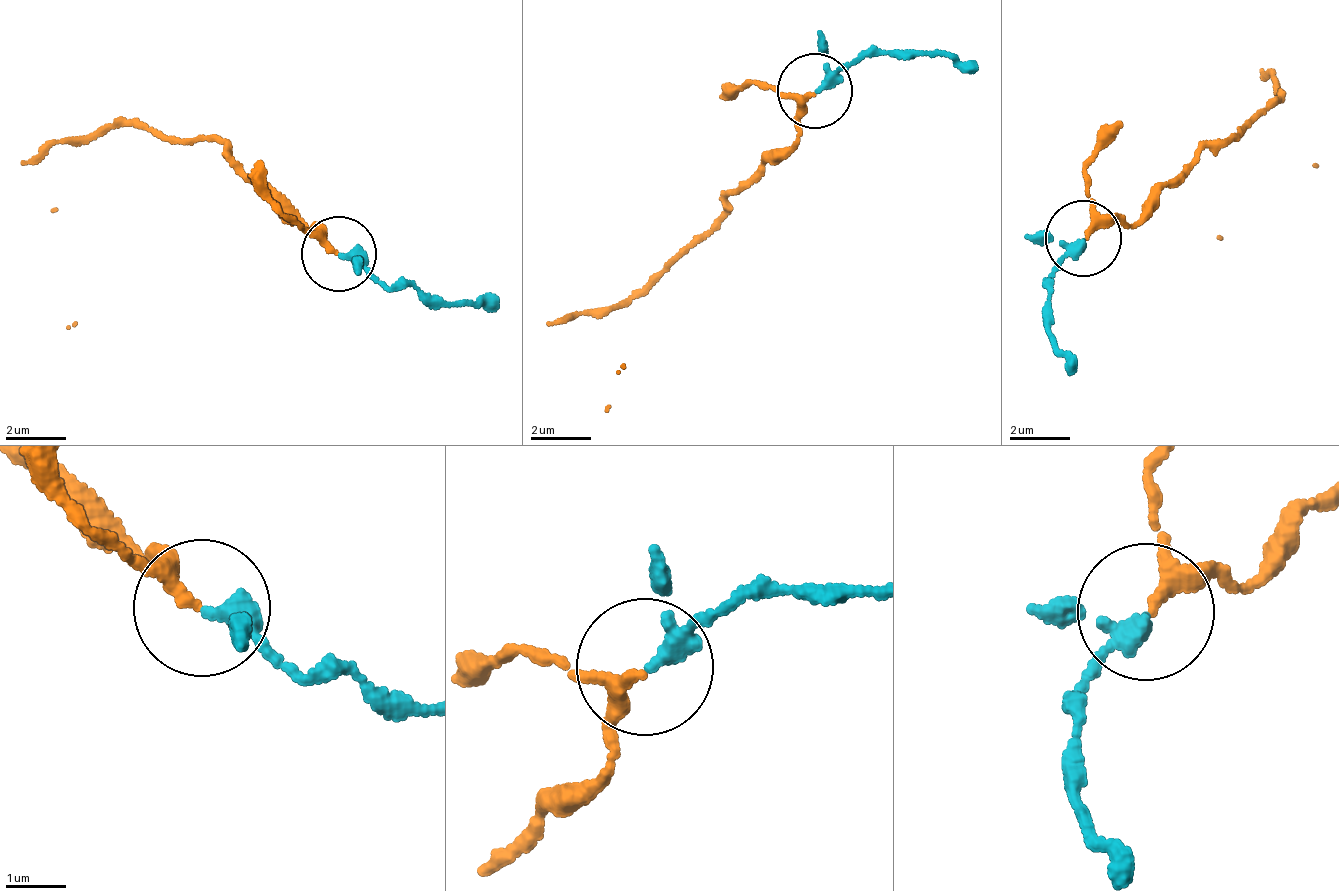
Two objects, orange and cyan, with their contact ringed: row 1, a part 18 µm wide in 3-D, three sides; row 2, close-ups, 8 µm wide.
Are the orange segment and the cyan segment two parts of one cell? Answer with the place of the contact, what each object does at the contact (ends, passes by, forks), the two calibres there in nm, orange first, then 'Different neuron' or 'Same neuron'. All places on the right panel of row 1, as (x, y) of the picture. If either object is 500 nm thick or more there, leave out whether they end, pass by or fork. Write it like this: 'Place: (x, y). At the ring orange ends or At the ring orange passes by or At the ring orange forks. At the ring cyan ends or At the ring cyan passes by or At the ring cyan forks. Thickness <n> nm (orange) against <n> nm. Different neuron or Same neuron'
Place: (1083, 238). At the ring orange passes by. At the ring cyan passes by. Thickness 200 nm (orange) against 240 nm. Same neuron

